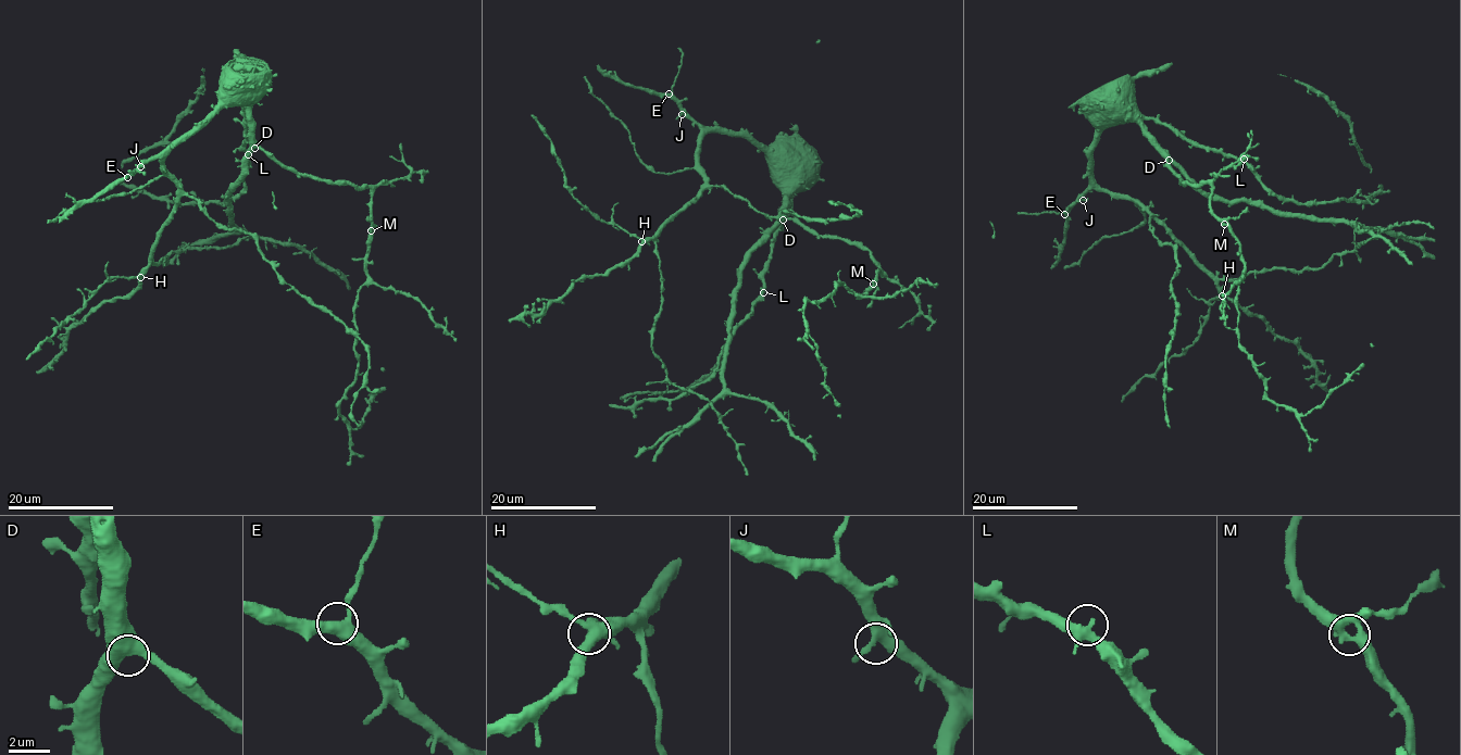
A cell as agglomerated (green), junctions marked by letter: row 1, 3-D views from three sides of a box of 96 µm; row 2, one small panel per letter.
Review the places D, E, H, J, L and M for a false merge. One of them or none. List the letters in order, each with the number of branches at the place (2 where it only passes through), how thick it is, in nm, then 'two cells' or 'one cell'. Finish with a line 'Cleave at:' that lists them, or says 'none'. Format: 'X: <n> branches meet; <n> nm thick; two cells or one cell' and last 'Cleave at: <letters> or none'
D: 3 branches meet; 480 nm thick; one cell
E: 3 branches meet; 420 nm thick; one cell
H: 3 branches meet; 480 nm thick; one cell
J: 3 branches meet; 360 nm thick; one cell
L: 3 branches meet; 400 nm thick; one cell
M: 3 branches meet; 400 nm thick; one cell
Cleave at: none

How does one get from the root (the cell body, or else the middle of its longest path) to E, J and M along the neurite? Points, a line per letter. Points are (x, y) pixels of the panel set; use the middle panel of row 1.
E: (790, 155), (790, 165), (774, 163), (748, 137), (704, 129), (669, 93)
J: (790, 155), (790, 165), (774, 163), (748, 137), (707, 130), (682, 114)
M: (790, 155), (793, 162), (782, 170), (784, 214), (821, 236), (859, 242), (882, 272), (873, 282)

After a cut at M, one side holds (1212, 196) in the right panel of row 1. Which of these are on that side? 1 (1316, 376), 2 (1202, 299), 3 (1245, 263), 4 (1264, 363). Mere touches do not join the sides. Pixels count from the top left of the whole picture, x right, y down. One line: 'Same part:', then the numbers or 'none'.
Same part: 1, 2

